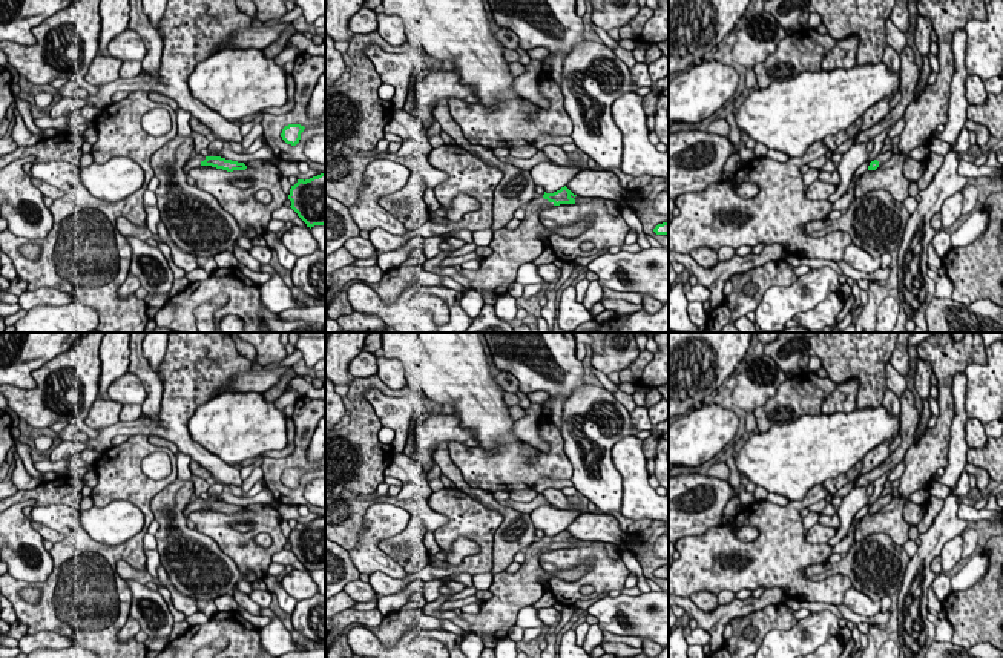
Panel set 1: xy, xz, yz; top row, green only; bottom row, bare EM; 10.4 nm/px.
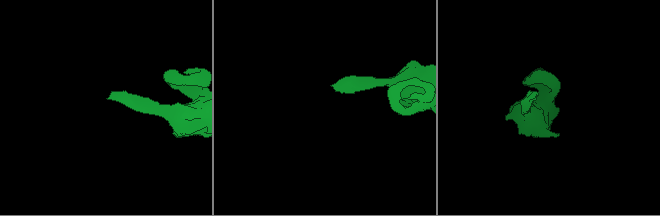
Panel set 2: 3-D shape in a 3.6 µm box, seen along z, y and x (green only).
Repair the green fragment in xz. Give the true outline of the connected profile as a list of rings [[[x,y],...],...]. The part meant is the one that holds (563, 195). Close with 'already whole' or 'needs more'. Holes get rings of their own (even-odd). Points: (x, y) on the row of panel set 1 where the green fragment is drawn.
[[[566,186],[554,193],[543,193],[523,206],[525,218],[515,230],[494,230],[488,245],[492,253],[483,256],[478,270],[460,270],[475,291],[491,291],[497,296],[506,294],[509,284],[517,279],[518,268],[532,262],[544,250],[544,238],[554,232],[540,222],[540,212],[552,202],[575,204],[575,198]]]; needs more

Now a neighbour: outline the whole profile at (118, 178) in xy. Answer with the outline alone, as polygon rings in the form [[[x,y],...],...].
[[[115,156],[104,164],[81,167],[80,178],[95,198],[118,202],[143,186],[144,172],[133,160]]]

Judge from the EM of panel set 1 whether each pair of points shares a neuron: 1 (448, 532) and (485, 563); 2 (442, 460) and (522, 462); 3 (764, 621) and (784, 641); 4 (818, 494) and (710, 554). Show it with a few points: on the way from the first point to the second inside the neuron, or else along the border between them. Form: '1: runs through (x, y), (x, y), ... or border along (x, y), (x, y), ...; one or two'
1: runs through (462, 531), (471, 531), (485, 545), (485, 549); one
2: border along (447, 447), (460, 476), (476, 488); two
3: border along (799, 620), (789, 629), (772, 629), (761, 641); two
4: runs through (792, 514), (756, 549), (736, 549); one

